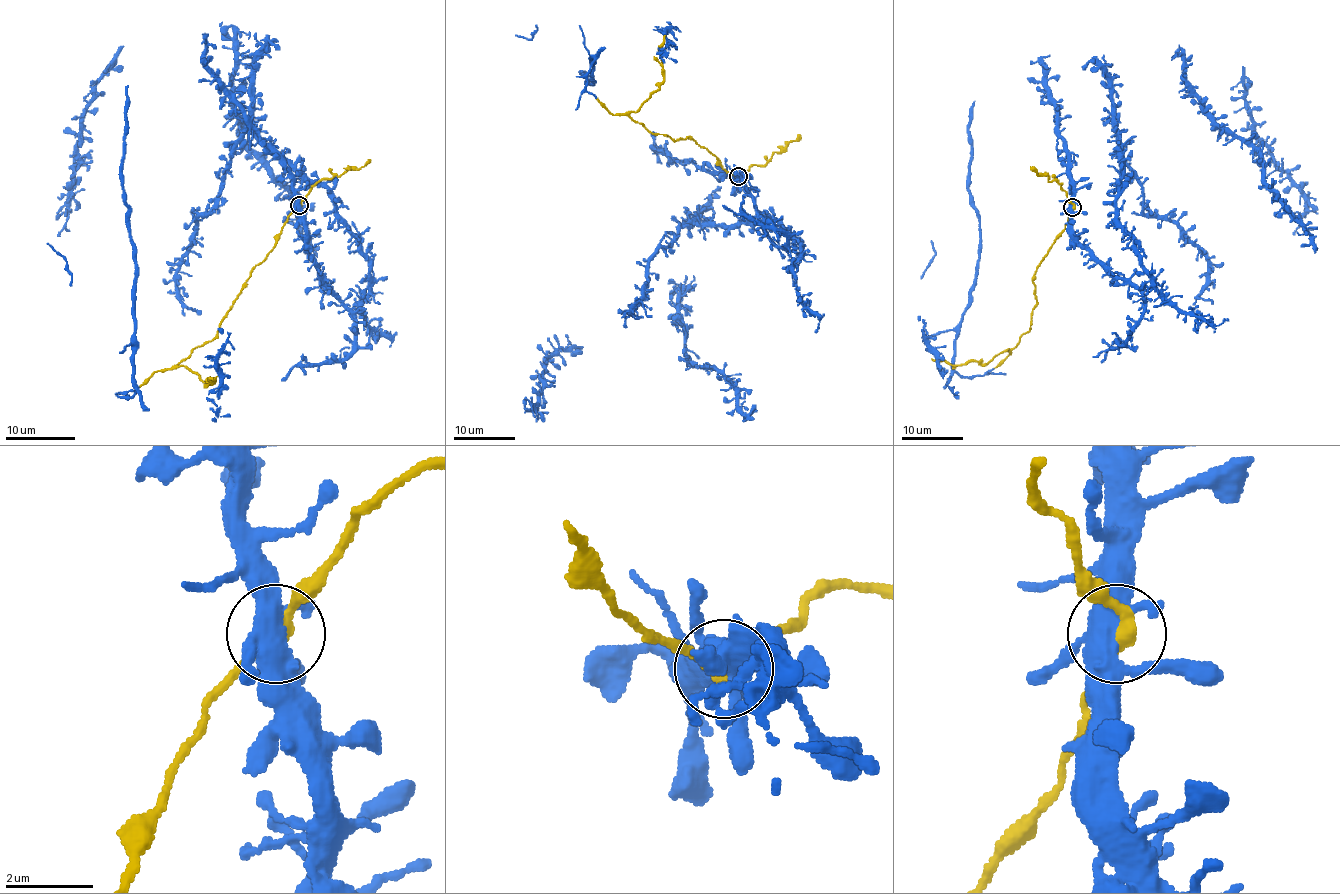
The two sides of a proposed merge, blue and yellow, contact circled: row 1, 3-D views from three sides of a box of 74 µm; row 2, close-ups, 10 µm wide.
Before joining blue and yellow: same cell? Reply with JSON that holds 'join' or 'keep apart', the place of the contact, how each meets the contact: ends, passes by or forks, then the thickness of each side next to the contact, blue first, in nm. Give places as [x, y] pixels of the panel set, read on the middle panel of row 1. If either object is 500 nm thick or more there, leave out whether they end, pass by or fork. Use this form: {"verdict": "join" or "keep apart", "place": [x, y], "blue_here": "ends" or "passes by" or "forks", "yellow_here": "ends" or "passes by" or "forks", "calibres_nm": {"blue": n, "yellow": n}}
{"verdict": "join", "place": [738, 176], "blue_here": "forks", "yellow_here": "passes by", "calibres_nm": {"blue": 460, "yellow": 320}}

